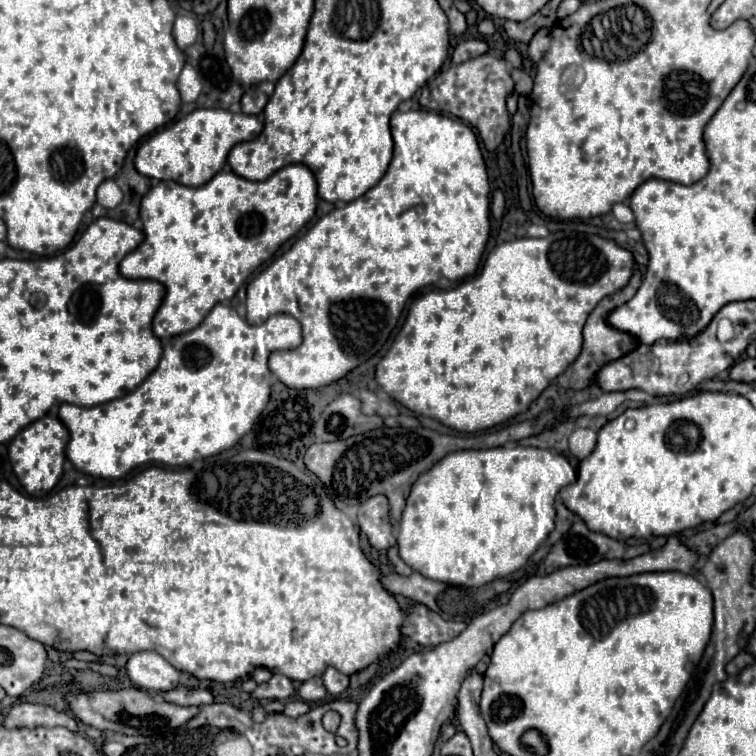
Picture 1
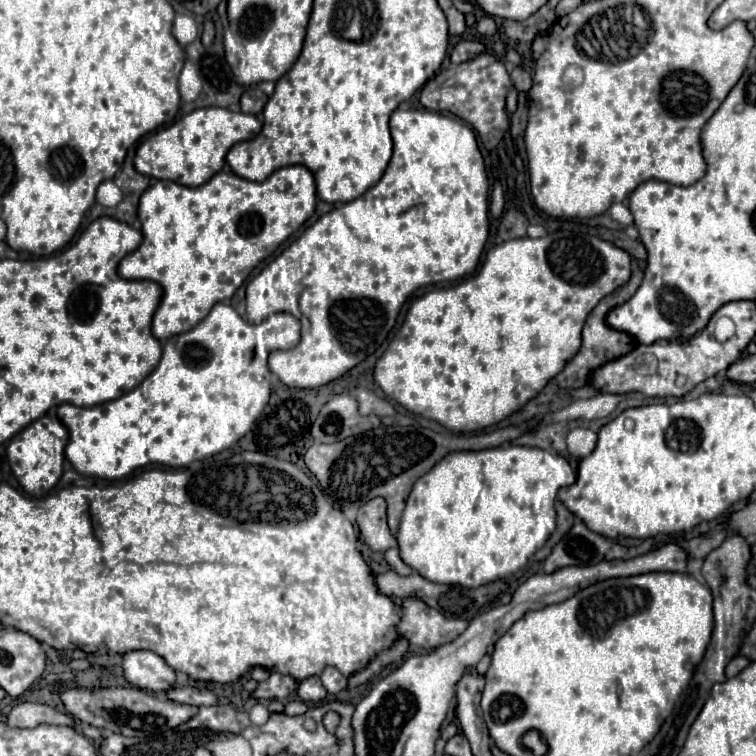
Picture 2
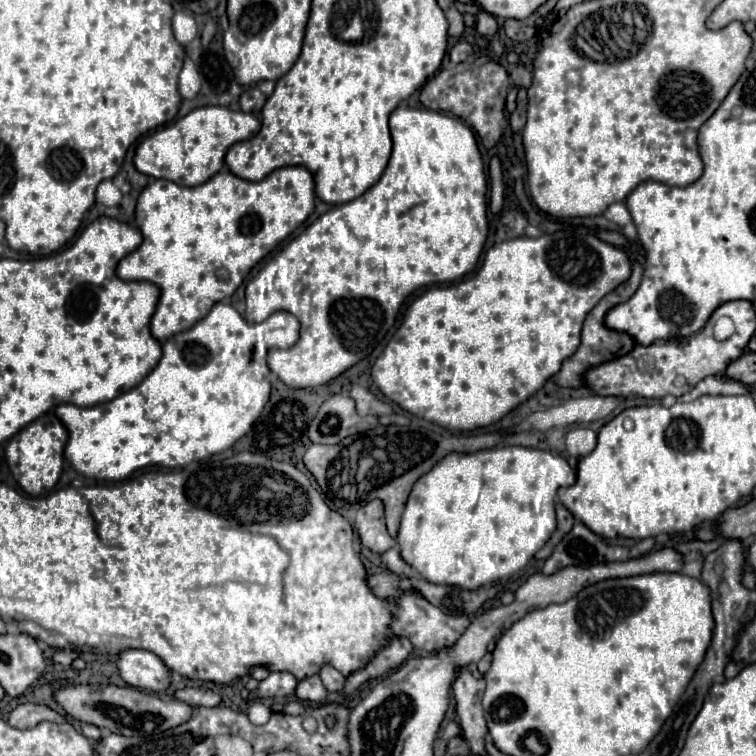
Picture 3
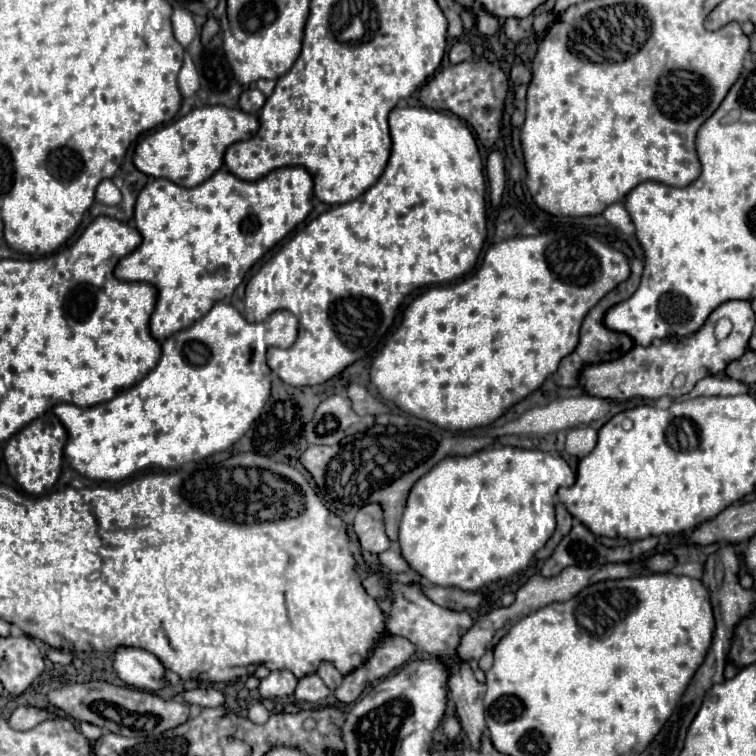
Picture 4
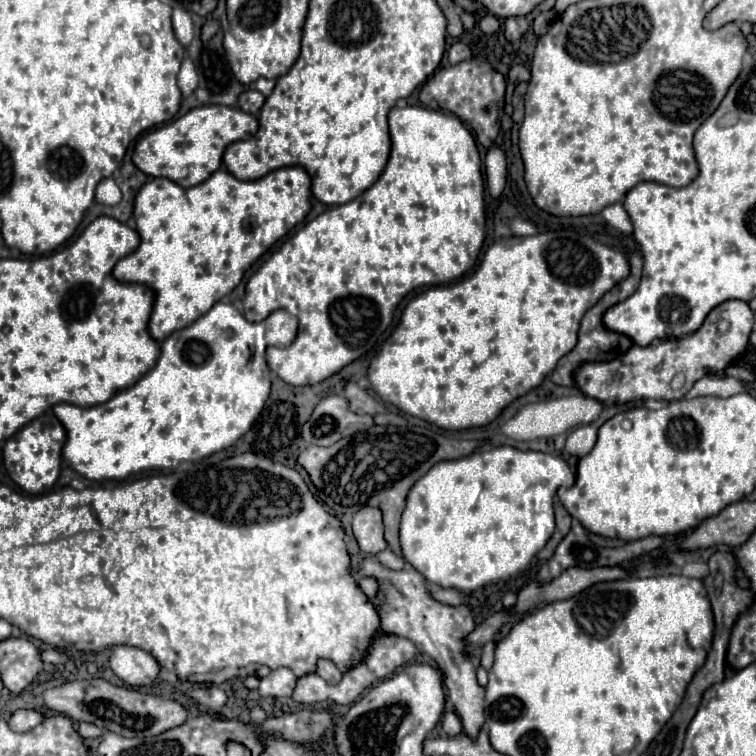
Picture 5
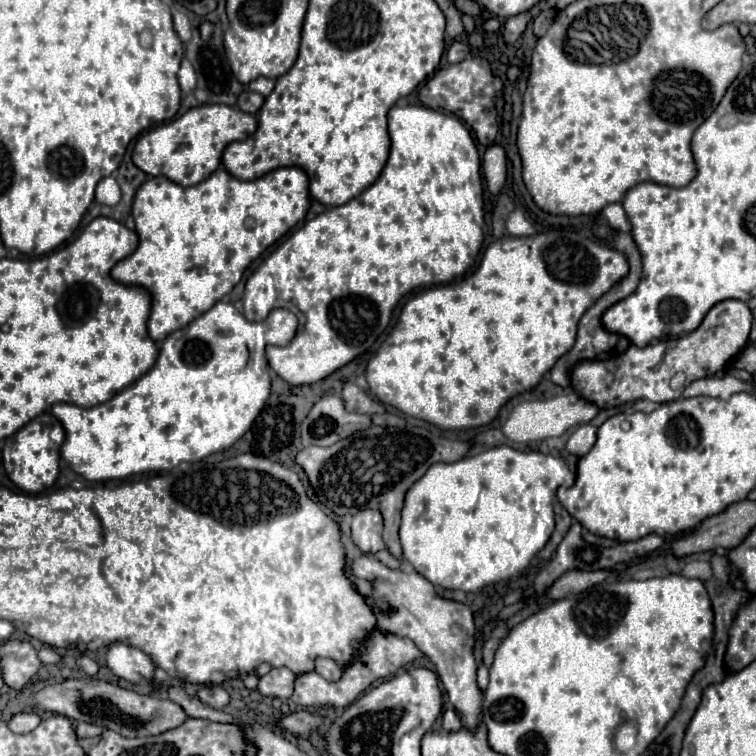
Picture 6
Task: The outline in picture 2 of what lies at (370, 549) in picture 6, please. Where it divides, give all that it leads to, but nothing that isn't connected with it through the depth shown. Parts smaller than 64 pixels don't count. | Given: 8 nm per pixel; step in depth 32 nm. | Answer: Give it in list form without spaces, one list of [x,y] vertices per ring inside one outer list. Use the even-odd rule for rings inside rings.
[[[374,498],[366,502],[358,510],[356,524],[360,528],[364,544],[368,544],[376,552],[386,552],[396,546],[396,538],[388,532],[386,524],[386,502],[382,498]]]

